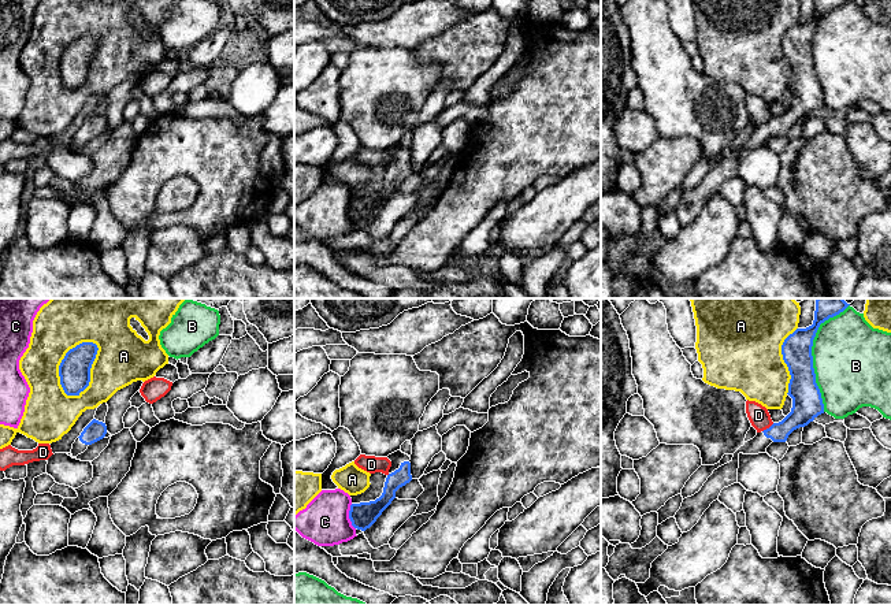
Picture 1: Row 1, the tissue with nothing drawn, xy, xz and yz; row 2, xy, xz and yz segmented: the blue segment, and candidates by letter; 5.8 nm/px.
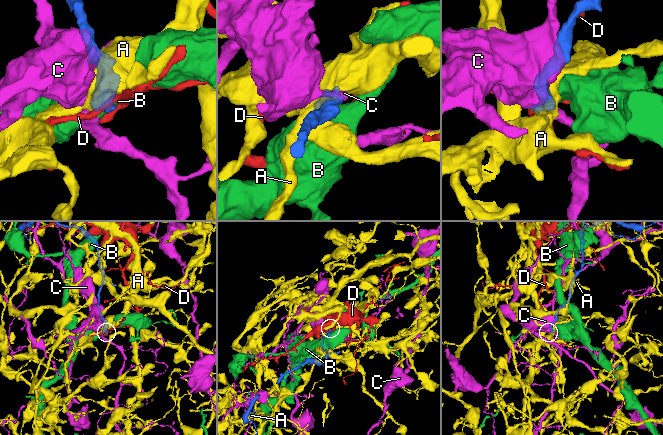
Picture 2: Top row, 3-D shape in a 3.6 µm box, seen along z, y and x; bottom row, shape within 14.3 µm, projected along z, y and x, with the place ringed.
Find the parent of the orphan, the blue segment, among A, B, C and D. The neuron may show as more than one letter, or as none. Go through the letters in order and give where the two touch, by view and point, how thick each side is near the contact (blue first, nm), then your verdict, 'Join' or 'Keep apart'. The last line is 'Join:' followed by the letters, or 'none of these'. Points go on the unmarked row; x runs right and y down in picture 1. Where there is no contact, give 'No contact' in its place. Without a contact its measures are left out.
A: Touches blue at xy (89, 67). Thickness 190 nm (blue) against 320 nm. Keep apart
B: Touches blue at yz (810, 48). Thickness 180 nm (blue) against 460 nm. Keep apart
C: Touches blue at xz (349, 210). Thickness 150 nm (blue) against 280 nm. Keep apart
D: Touches blue at yz (769, 121). Thickness 160 nm (blue) against 120 nm. Keep apart
Join: none of these

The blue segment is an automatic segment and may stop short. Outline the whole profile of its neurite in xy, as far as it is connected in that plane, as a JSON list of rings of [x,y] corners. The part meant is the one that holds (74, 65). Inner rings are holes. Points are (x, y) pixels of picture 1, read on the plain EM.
[[[82,36],[66,47],[59,59],[59,70],[67,89],[79,89],[89,79],[90,62],[97,44],[96,37]]]

